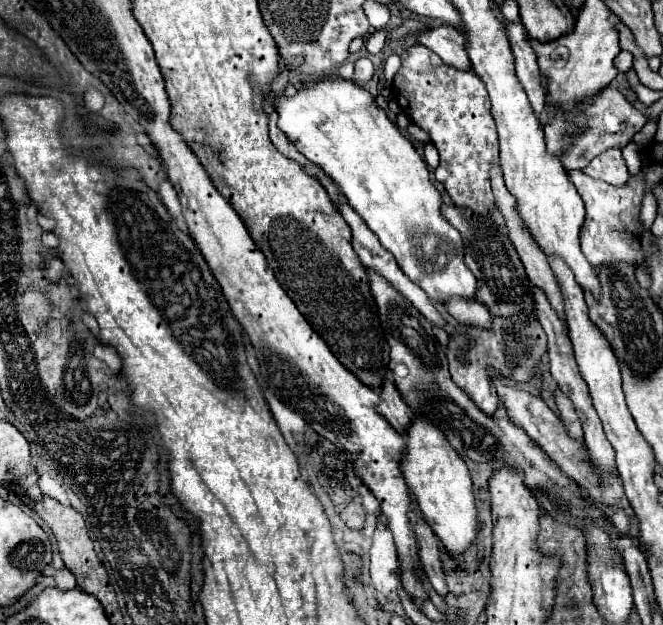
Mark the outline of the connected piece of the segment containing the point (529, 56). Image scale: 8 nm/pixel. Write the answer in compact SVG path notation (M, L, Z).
M506 21L506 31L508 31L512 51L516 55L516 75L524 85L536 115L540 115L544 111L544 89L540 85L540 69L536 63L536 53L528 45L522 25Z

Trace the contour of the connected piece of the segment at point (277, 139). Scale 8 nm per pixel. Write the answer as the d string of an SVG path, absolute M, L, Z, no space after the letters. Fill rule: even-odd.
M272 113L272 115L270 115L270 141L274 143L274 147L276 147L282 155L286 155L288 159L292 159L292 161L296 161L296 163L300 163L300 165L306 165L308 159L294 147L294 143L290 143L290 139L286 139L286 135L282 135L282 131L278 129L276 121L278 121L278 115Z

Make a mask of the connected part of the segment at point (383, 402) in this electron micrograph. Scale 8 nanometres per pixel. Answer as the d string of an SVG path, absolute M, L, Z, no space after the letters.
M384 379L384 383L382 383L378 413L380 413L400 435L404 435L406 429L410 427L410 411L408 411L408 407L406 407L406 403L402 401L396 385L394 385L390 379Z

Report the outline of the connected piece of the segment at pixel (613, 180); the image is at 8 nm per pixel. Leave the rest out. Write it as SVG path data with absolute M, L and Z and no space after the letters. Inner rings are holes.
M620 149L604 151L602 155L598 155L598 159L590 161L588 167L584 167L584 173L616 187L622 187L630 177Z

